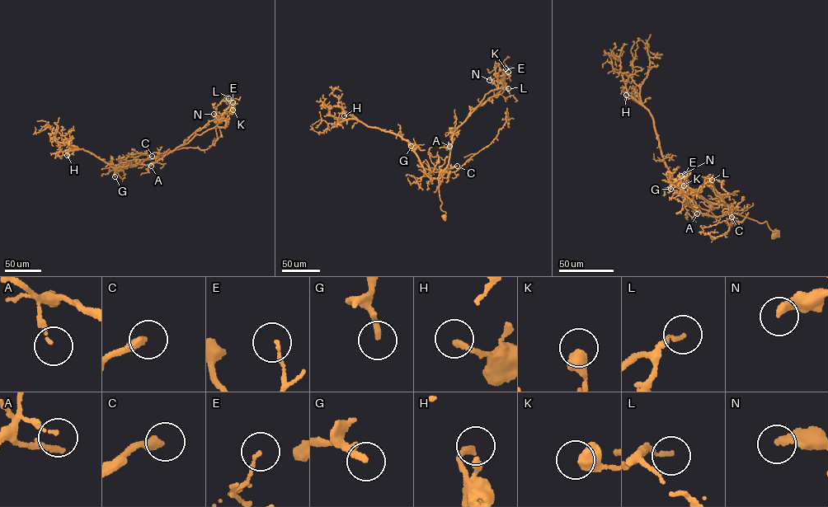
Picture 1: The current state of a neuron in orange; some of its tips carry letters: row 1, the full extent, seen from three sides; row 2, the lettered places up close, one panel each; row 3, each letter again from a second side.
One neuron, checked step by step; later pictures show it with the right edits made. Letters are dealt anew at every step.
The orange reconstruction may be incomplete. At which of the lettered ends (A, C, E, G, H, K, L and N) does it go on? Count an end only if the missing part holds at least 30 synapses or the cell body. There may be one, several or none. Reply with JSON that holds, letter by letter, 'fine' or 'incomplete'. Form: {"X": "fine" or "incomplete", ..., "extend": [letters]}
{"A": "fine", "C": "incomplete", "E": "fine", "G": "incomplete", "H": "fine", "K": "fine", "L": "fine", "N": "fine", "extend": ["C", "G"]}

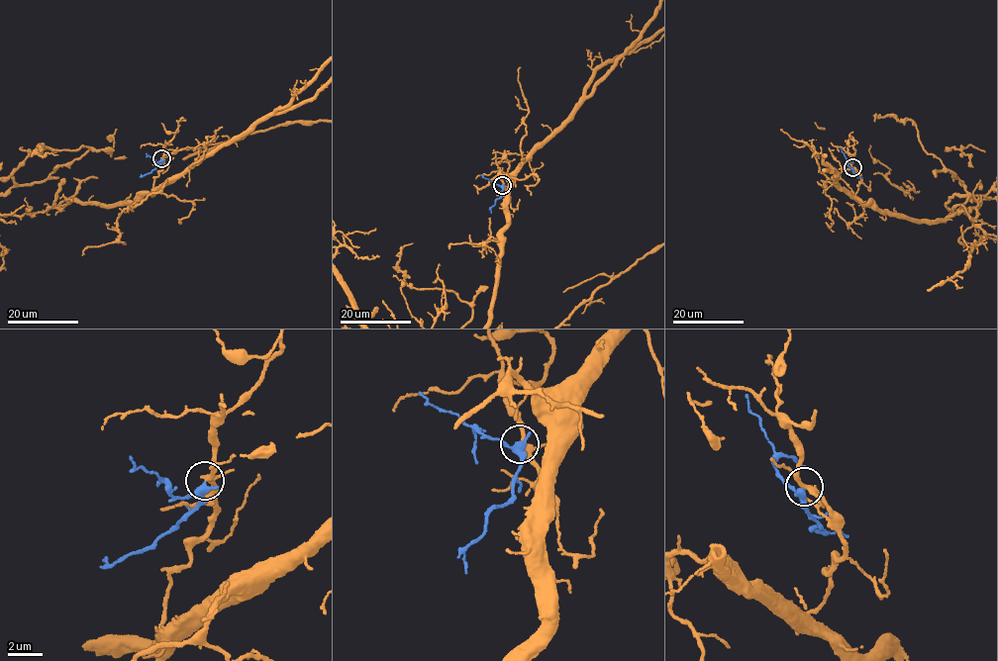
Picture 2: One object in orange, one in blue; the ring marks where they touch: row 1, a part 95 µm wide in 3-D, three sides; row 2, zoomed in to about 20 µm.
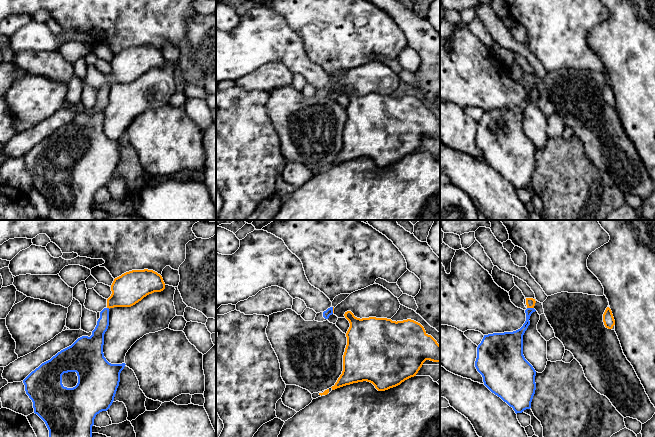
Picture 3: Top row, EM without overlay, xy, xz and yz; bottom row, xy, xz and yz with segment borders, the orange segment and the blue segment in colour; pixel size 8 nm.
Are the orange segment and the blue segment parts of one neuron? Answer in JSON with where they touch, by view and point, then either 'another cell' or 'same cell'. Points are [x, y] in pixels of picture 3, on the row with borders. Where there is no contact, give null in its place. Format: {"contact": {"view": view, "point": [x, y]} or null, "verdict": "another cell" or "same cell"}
{"contact": {"view": "yz", "point": [530, 307]}, "verdict": "another cell"}

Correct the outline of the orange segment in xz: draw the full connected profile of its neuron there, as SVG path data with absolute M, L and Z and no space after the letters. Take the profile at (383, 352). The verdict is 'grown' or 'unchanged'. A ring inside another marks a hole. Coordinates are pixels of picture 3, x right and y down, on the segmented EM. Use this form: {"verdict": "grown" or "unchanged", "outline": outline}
{"verdict": "unchanged", "outline": "M351 311L344 314L350 327L346 333L347 345L343 355L343 371L332 390L353 383L367 381L372 383L378 391L385 391L400 385L405 380L416 376L426 360L440 362L440 345L428 335L424 327L411 319L392 321L387 318L357 318Z"}

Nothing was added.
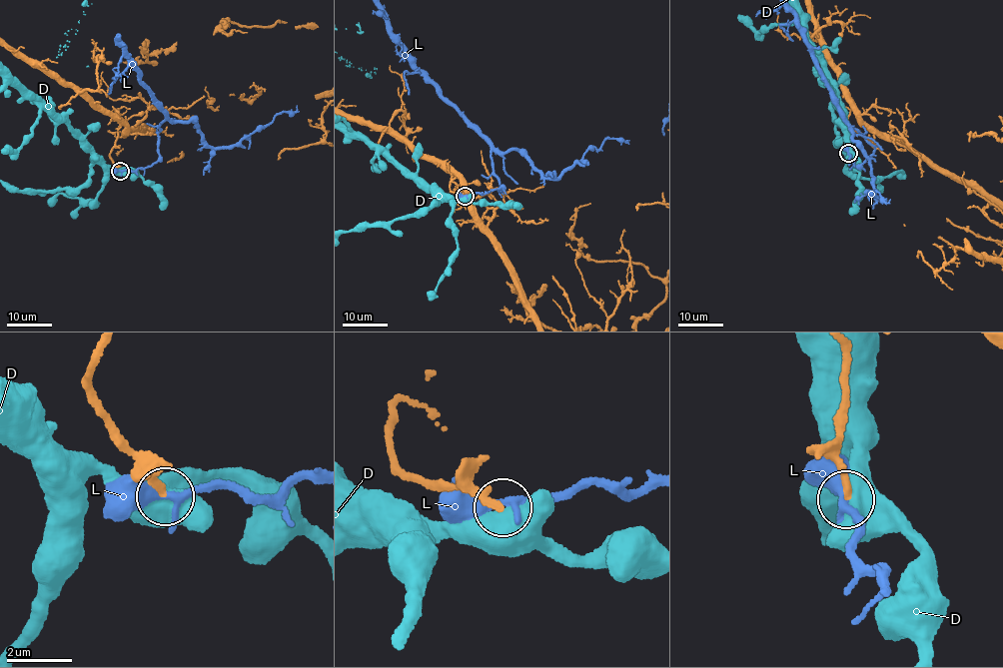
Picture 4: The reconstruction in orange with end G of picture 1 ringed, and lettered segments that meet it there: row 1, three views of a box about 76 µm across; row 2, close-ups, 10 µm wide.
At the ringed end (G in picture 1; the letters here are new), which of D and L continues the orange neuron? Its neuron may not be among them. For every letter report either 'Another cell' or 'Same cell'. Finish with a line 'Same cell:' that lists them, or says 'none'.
D: Another cell
L: Another cell
Same cell: none

